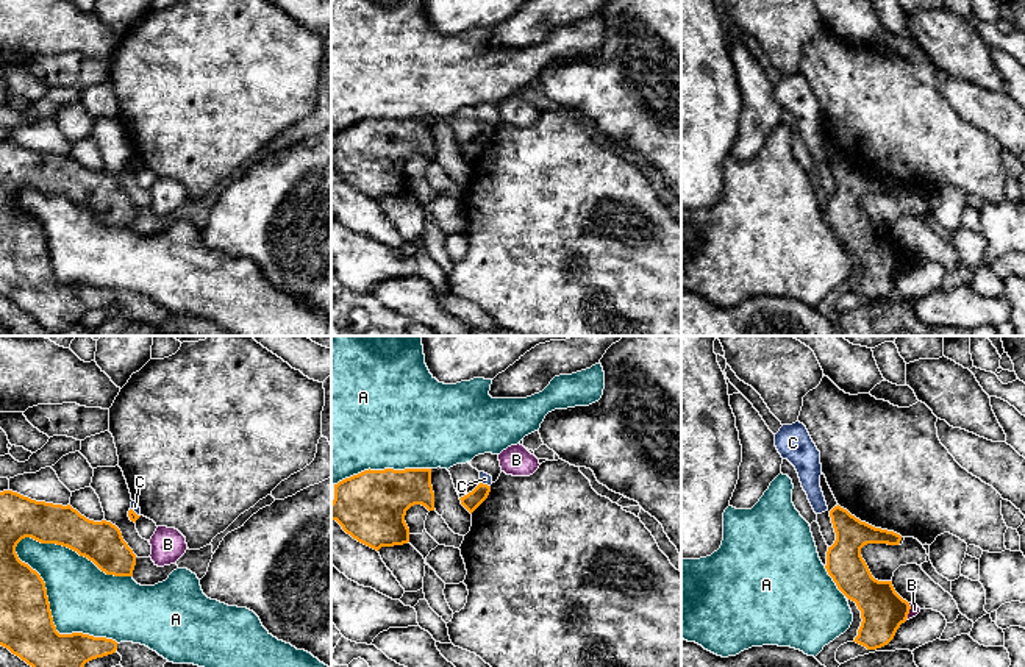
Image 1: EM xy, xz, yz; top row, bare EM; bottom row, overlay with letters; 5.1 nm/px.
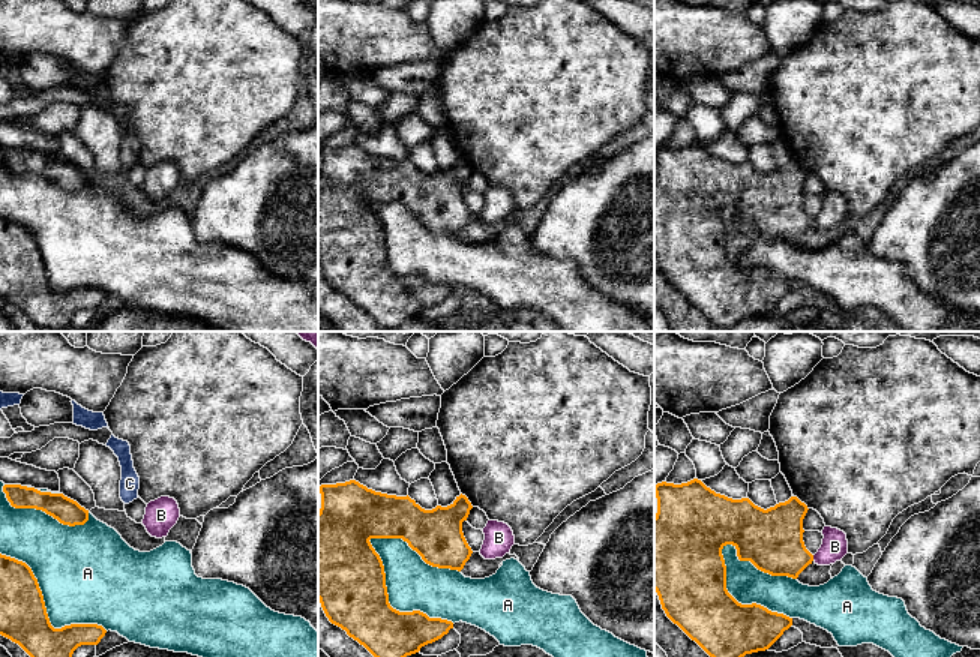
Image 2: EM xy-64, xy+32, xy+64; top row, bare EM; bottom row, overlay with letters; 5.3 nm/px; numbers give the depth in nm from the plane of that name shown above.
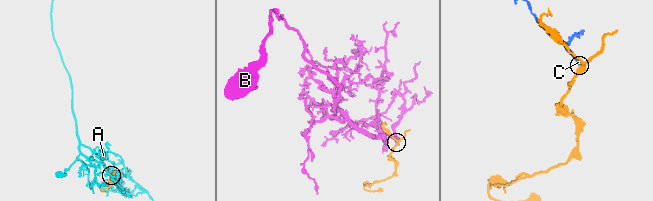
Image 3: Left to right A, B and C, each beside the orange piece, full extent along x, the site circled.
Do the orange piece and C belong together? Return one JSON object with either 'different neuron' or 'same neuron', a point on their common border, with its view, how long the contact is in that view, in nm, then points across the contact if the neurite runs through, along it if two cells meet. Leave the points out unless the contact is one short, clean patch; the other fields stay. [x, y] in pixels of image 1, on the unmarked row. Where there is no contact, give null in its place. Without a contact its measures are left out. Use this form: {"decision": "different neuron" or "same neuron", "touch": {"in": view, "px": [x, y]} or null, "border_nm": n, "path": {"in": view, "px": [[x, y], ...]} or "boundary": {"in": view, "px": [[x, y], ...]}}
{"decision": "different neuron", "touch": {"in": "xy", "px": [133, 161]}, "border_nm": 70, "boundary": {"in": "xy", "px": [[130, 158], [139, 166]]}}

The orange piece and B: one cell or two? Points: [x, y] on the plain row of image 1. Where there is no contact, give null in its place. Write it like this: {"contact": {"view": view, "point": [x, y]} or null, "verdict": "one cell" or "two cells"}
{"contact": {"view": "yz", "point": [908, 261]}, "verdict": "two cells"}

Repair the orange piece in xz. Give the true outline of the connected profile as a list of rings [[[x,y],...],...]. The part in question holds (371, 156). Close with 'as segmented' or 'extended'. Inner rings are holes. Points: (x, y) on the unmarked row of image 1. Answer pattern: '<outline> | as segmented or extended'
[[[369,119],[334,134],[331,170],[378,202],[409,192],[405,166],[414,155],[434,161],[431,119]]] | as segmented

